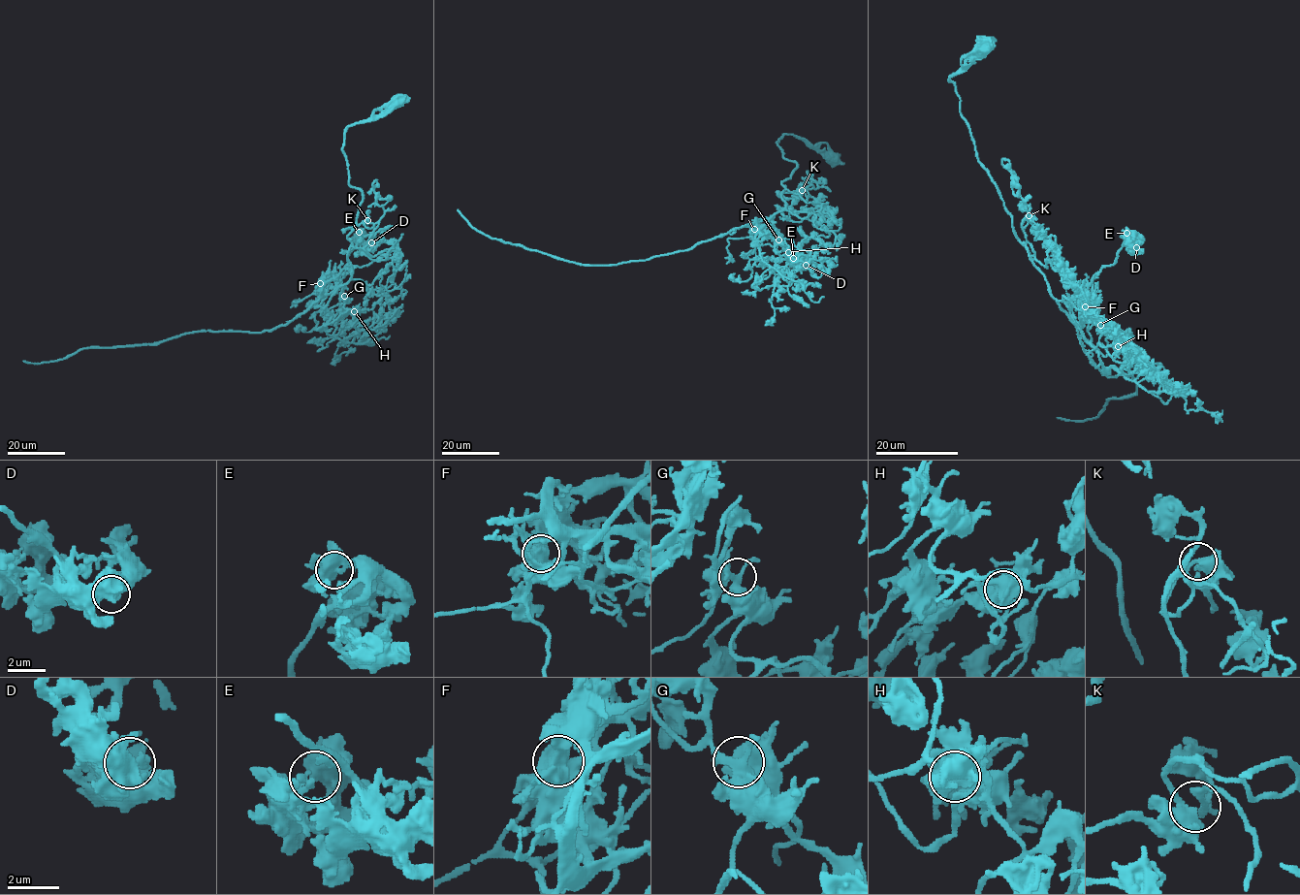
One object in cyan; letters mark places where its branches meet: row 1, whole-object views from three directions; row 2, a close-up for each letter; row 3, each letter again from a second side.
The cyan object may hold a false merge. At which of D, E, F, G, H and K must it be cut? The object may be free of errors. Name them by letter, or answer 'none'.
F

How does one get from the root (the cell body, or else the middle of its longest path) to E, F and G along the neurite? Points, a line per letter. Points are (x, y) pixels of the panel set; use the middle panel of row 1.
E: (833, 158), (793, 135), (776, 143), (797, 163), (781, 182), (786, 207), (749, 232), (770, 220), (793, 258)
F: (833, 158), (783, 135), (776, 143), (797, 163), (781, 182), (786, 207), (749, 232), (761, 232), (754, 229)
G: (833, 158), (793, 135), (776, 143), (797, 167), (781, 182), (786, 207), (759, 230), (759, 244), (778, 239)

